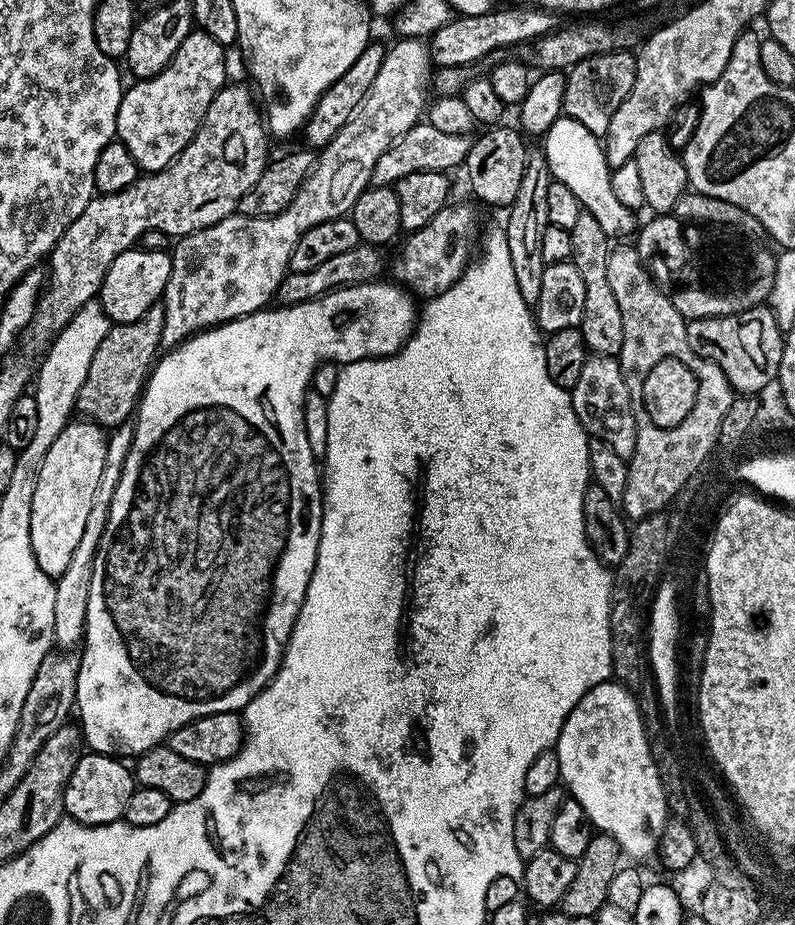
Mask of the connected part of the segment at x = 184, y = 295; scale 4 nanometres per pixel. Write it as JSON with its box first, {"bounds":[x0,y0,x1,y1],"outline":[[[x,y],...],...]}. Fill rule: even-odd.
{"bounds":[161,38,434,350],"outline":[[[403,38],[395,41],[397,44],[393,48],[389,47],[384,54],[384,61],[382,62],[382,70],[378,70],[378,75],[374,77],[374,86],[370,86],[370,90],[366,94],[366,98],[360,104],[360,109],[355,112],[350,118],[350,122],[346,122],[346,126],[342,126],[342,130],[338,130],[338,134],[323,150],[317,155],[316,165],[313,166],[312,171],[308,173],[304,184],[298,190],[298,194],[294,198],[294,202],[290,202],[290,206],[282,214],[277,216],[242,216],[233,214],[227,216],[222,222],[218,222],[214,226],[206,226],[202,230],[198,230],[189,236],[179,237],[175,241],[174,247],[171,249],[170,255],[172,258],[172,273],[164,287],[164,295],[162,303],[164,305],[164,325],[162,326],[161,345],[165,349],[171,350],[178,344],[183,344],[185,340],[189,340],[197,332],[204,332],[207,328],[216,328],[220,324],[225,324],[231,320],[237,320],[243,316],[249,316],[251,312],[259,312],[269,303],[268,299],[275,297],[280,291],[280,284],[284,281],[284,277],[288,275],[290,269],[288,263],[290,262],[290,254],[294,250],[294,246],[298,244],[298,238],[302,238],[302,234],[310,226],[318,226],[318,222],[330,222],[339,216],[348,216],[352,211],[354,202],[358,202],[358,194],[362,194],[365,188],[372,184],[372,174],[374,166],[378,162],[378,158],[382,158],[382,154],[386,154],[386,150],[396,140],[402,138],[402,134],[406,134],[406,130],[410,130],[415,124],[421,123],[422,117],[426,112],[426,101],[430,96],[430,81],[434,75],[434,63],[430,55],[430,48],[423,40],[405,40]]]}

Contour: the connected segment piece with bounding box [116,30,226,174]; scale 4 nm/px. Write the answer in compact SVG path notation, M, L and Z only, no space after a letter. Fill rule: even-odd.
M193 30L178 46L174 58L170 58L168 65L149 80L136 80L133 88L129 87L120 98L118 118L116 119L116 136L134 154L134 162L140 167L141 173L162 170L194 138L210 102L225 87L224 80L224 52L225 45L220 44L210 34Z

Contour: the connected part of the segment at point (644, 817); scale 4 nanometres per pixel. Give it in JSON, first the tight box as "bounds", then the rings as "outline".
{"bounds":[554,682,670,860],"outline":[[[605,682],[603,684],[591,685],[586,695],[572,707],[570,714],[565,716],[562,730],[558,733],[554,741],[554,751],[558,758],[558,766],[560,767],[560,779],[563,787],[566,789],[567,795],[571,799],[577,800],[582,806],[582,810],[586,810],[593,829],[597,833],[612,836],[625,857],[633,856],[636,860],[644,860],[647,856],[655,857],[657,855],[660,847],[660,834],[664,831],[664,825],[670,819],[670,809],[668,807],[668,795],[664,793],[664,787],[662,786],[660,775],[656,769],[656,763],[652,757],[652,748],[648,745],[648,735],[644,729],[644,720],[640,717],[640,706],[637,697],[633,693],[631,696],[624,688],[627,687],[620,682]]]}

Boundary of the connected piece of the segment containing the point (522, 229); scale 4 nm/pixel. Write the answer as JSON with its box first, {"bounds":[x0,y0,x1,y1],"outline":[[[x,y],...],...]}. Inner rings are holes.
{"bounds":[502,151,552,306],"outline":[[[533,151],[526,162],[526,170],[522,173],[518,194],[506,209],[508,225],[503,225],[502,228],[506,234],[506,242],[510,246],[510,263],[514,266],[519,293],[529,306],[535,306],[538,294],[542,294],[542,270],[545,266],[542,258],[542,234],[546,234],[549,225],[546,214],[546,190],[550,190],[552,181],[552,174],[548,171],[543,151]]]}

